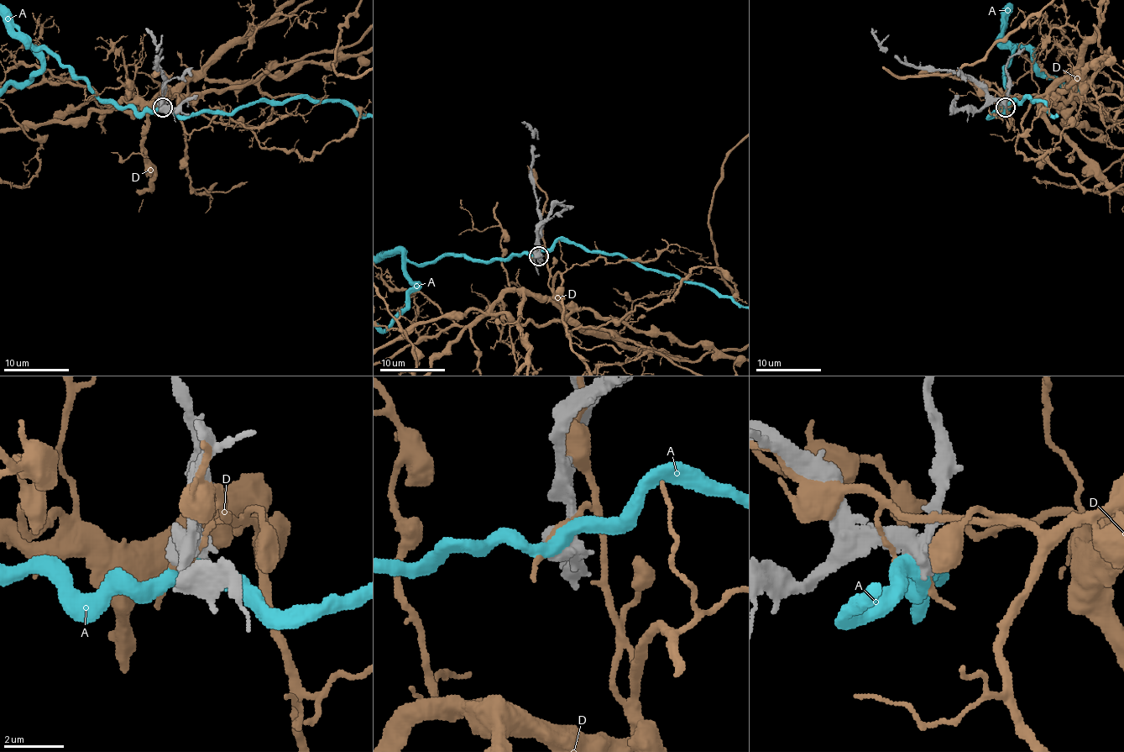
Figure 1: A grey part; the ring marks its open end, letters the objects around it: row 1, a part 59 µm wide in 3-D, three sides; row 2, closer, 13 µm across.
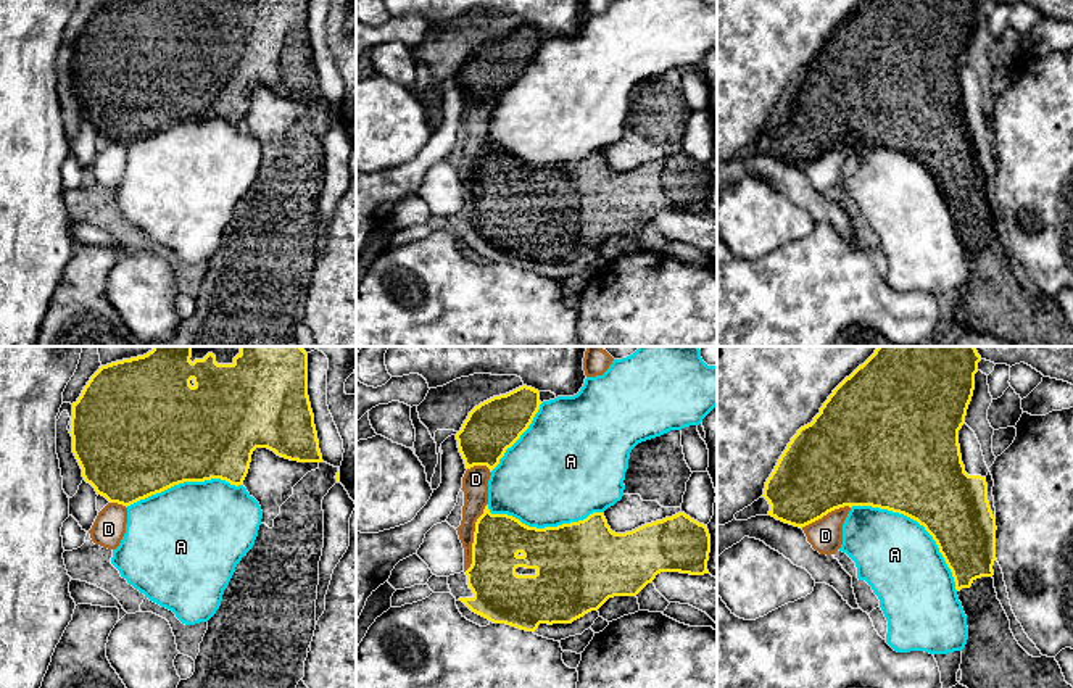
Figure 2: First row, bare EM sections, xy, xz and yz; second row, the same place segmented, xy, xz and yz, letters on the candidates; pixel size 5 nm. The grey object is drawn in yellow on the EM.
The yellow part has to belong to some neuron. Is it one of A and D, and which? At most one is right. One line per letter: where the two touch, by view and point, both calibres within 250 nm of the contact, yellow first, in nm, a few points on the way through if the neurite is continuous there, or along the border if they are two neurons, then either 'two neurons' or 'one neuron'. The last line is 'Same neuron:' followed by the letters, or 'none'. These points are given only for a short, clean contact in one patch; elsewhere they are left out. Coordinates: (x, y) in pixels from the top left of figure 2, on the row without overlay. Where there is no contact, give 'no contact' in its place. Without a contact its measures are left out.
A: contact yz (919, 161); calibres 440 and 400 nm; two neurons
D: contact xz (474, 176); calibres 240 and 130 nm; two neurons
Same neuron: none

